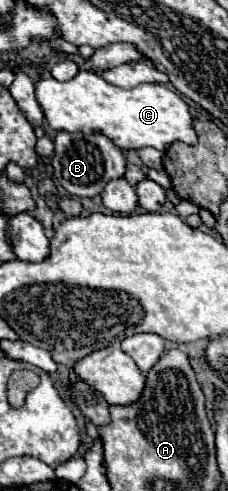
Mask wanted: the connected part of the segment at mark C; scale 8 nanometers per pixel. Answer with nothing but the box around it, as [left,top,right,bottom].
[36,70,198,152]

